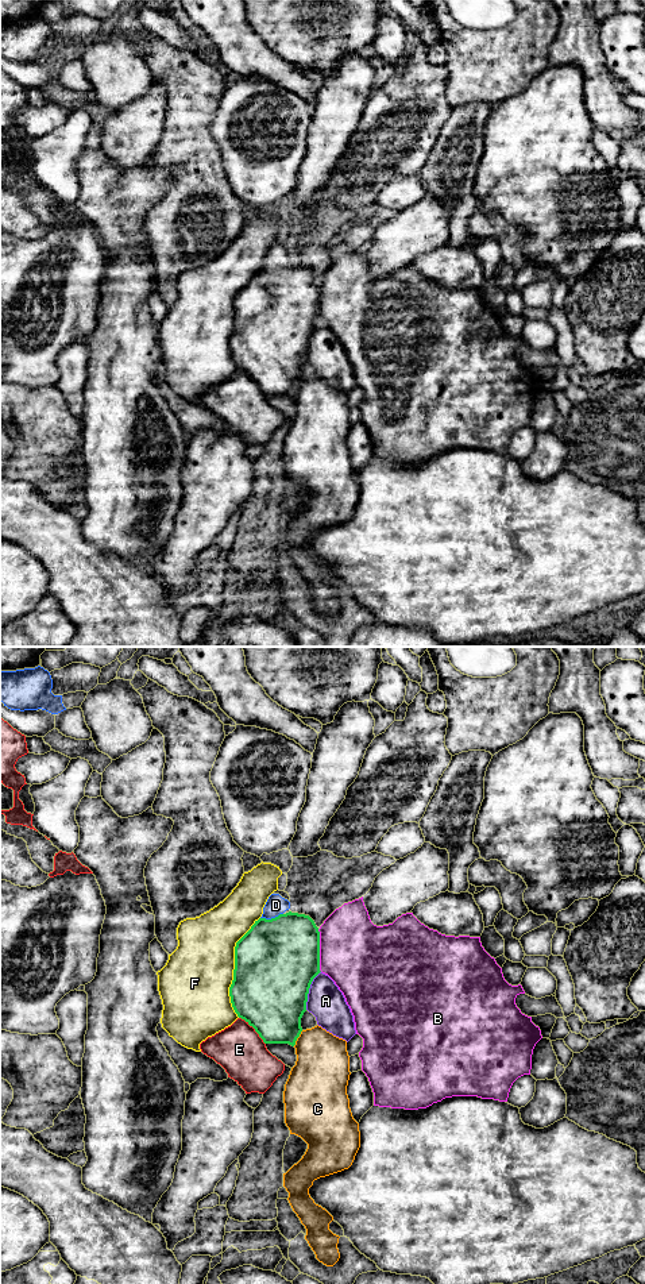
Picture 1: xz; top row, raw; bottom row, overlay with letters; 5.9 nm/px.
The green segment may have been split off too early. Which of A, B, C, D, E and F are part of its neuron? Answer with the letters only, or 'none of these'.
D

